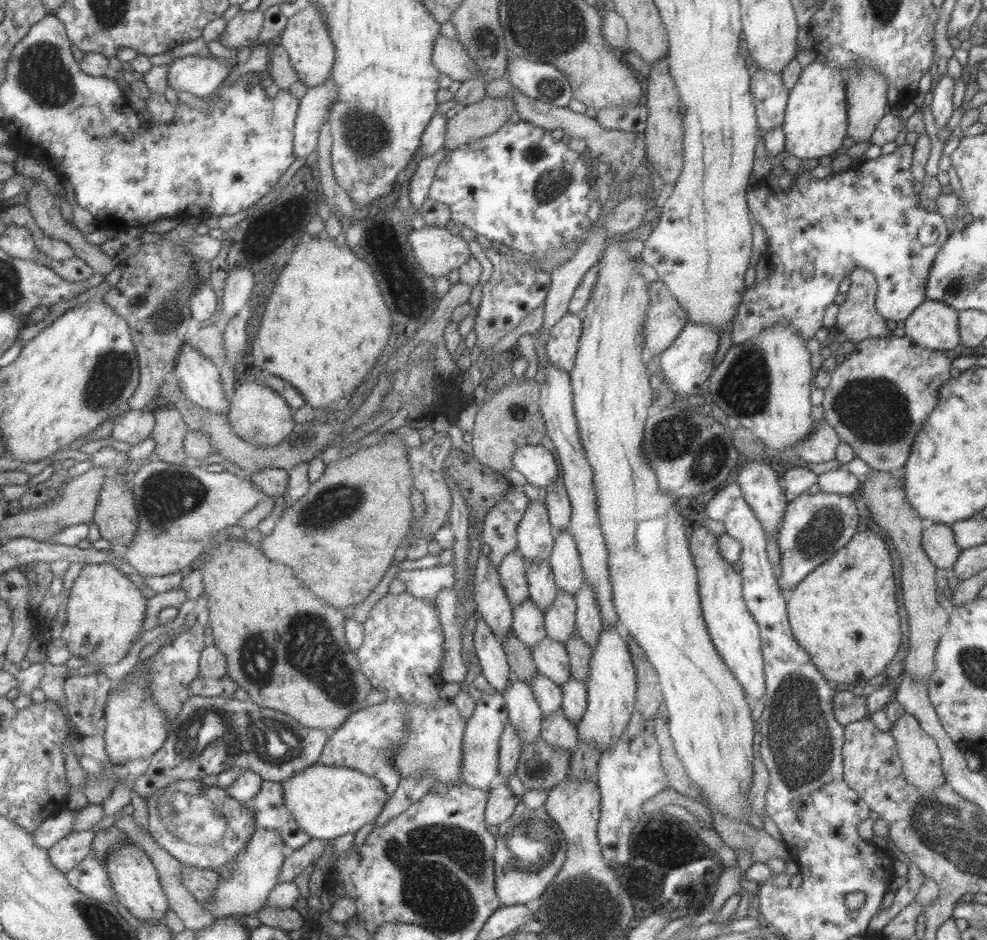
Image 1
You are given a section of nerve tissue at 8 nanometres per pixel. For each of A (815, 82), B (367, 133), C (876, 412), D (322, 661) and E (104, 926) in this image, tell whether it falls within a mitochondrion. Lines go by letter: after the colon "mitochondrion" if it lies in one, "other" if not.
A: other
B: mitochondrion
C: mitochondrion
D: mitochondrion
E: mitochondrion

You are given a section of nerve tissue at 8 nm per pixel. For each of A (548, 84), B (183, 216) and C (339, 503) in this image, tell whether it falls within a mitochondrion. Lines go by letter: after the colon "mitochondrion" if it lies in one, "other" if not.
A: mitochondrion
B: other
C: mitochondrion

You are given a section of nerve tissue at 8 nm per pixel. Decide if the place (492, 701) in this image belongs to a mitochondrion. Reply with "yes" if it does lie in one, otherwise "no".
no

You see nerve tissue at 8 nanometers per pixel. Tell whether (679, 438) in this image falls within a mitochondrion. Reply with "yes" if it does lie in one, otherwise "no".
yes

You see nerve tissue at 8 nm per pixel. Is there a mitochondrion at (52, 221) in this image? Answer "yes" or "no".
no

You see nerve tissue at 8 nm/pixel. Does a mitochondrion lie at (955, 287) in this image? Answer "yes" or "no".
yes

